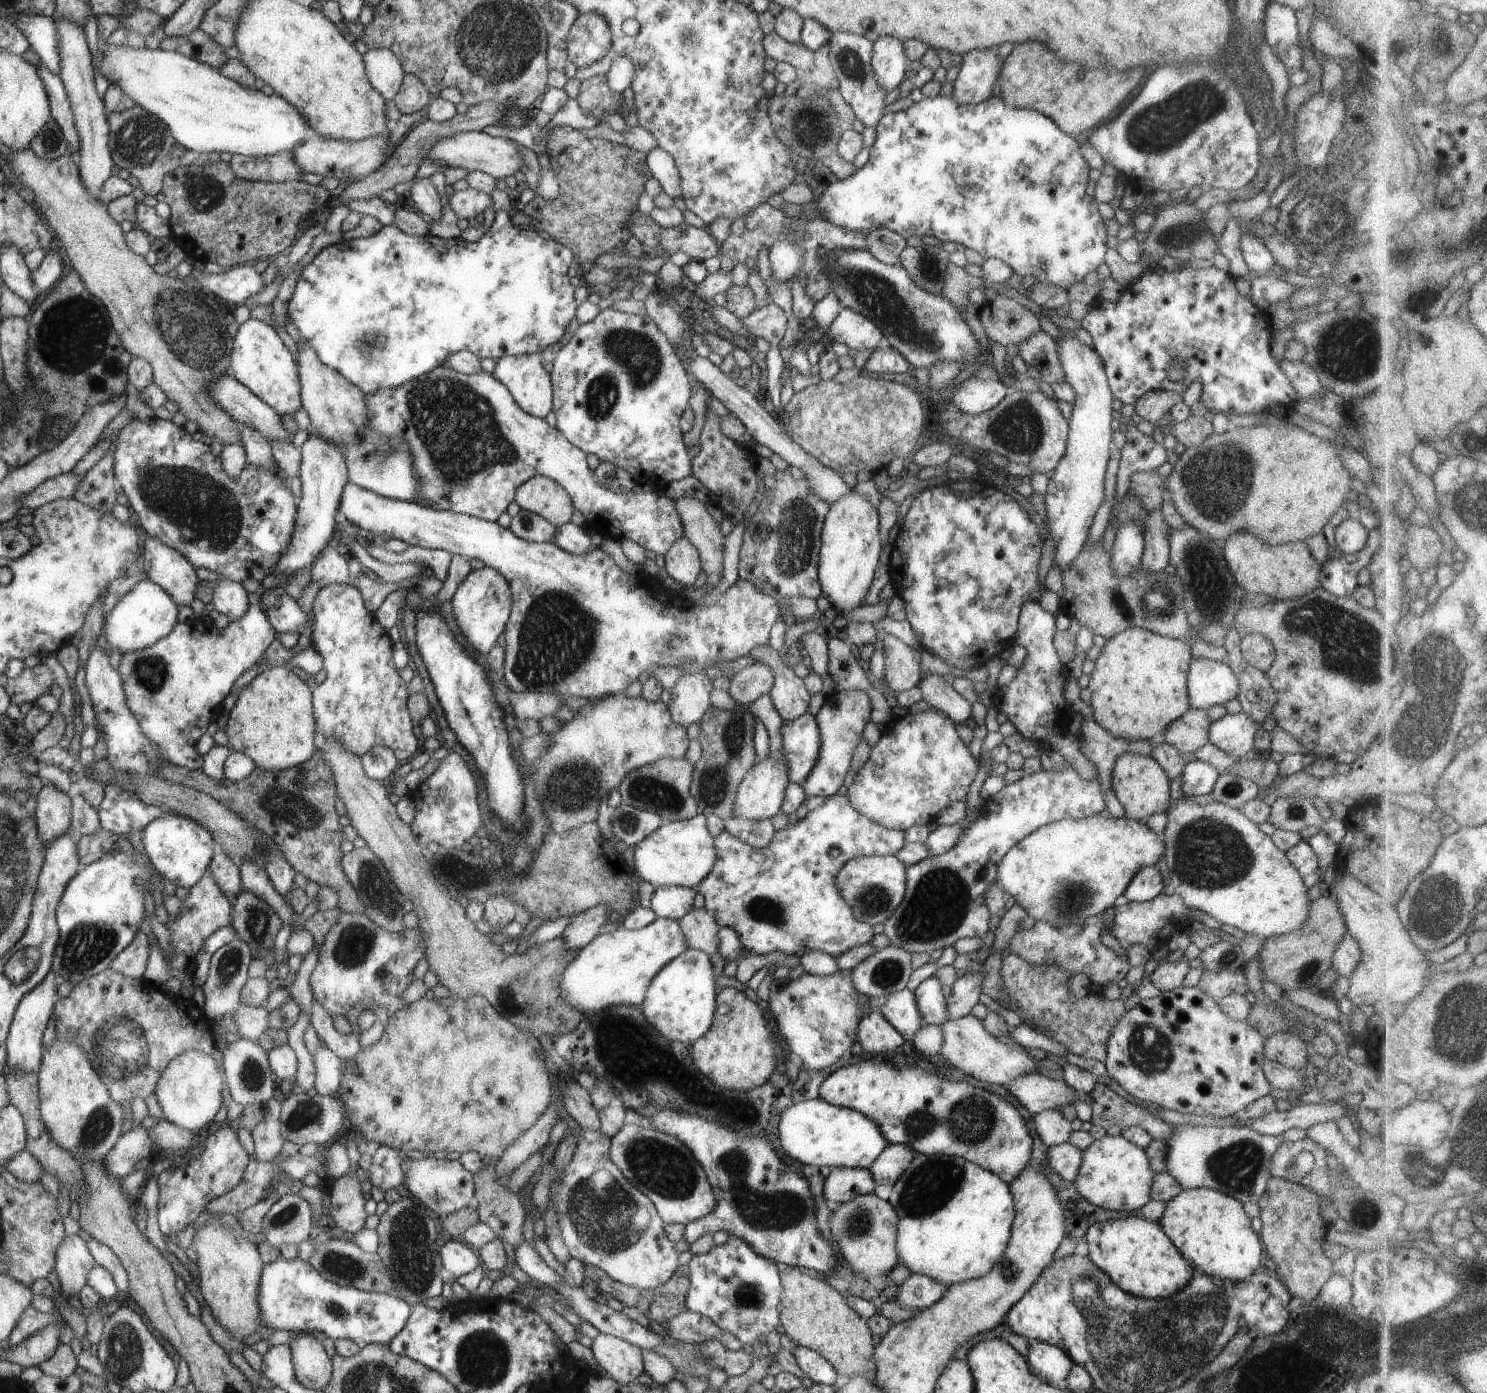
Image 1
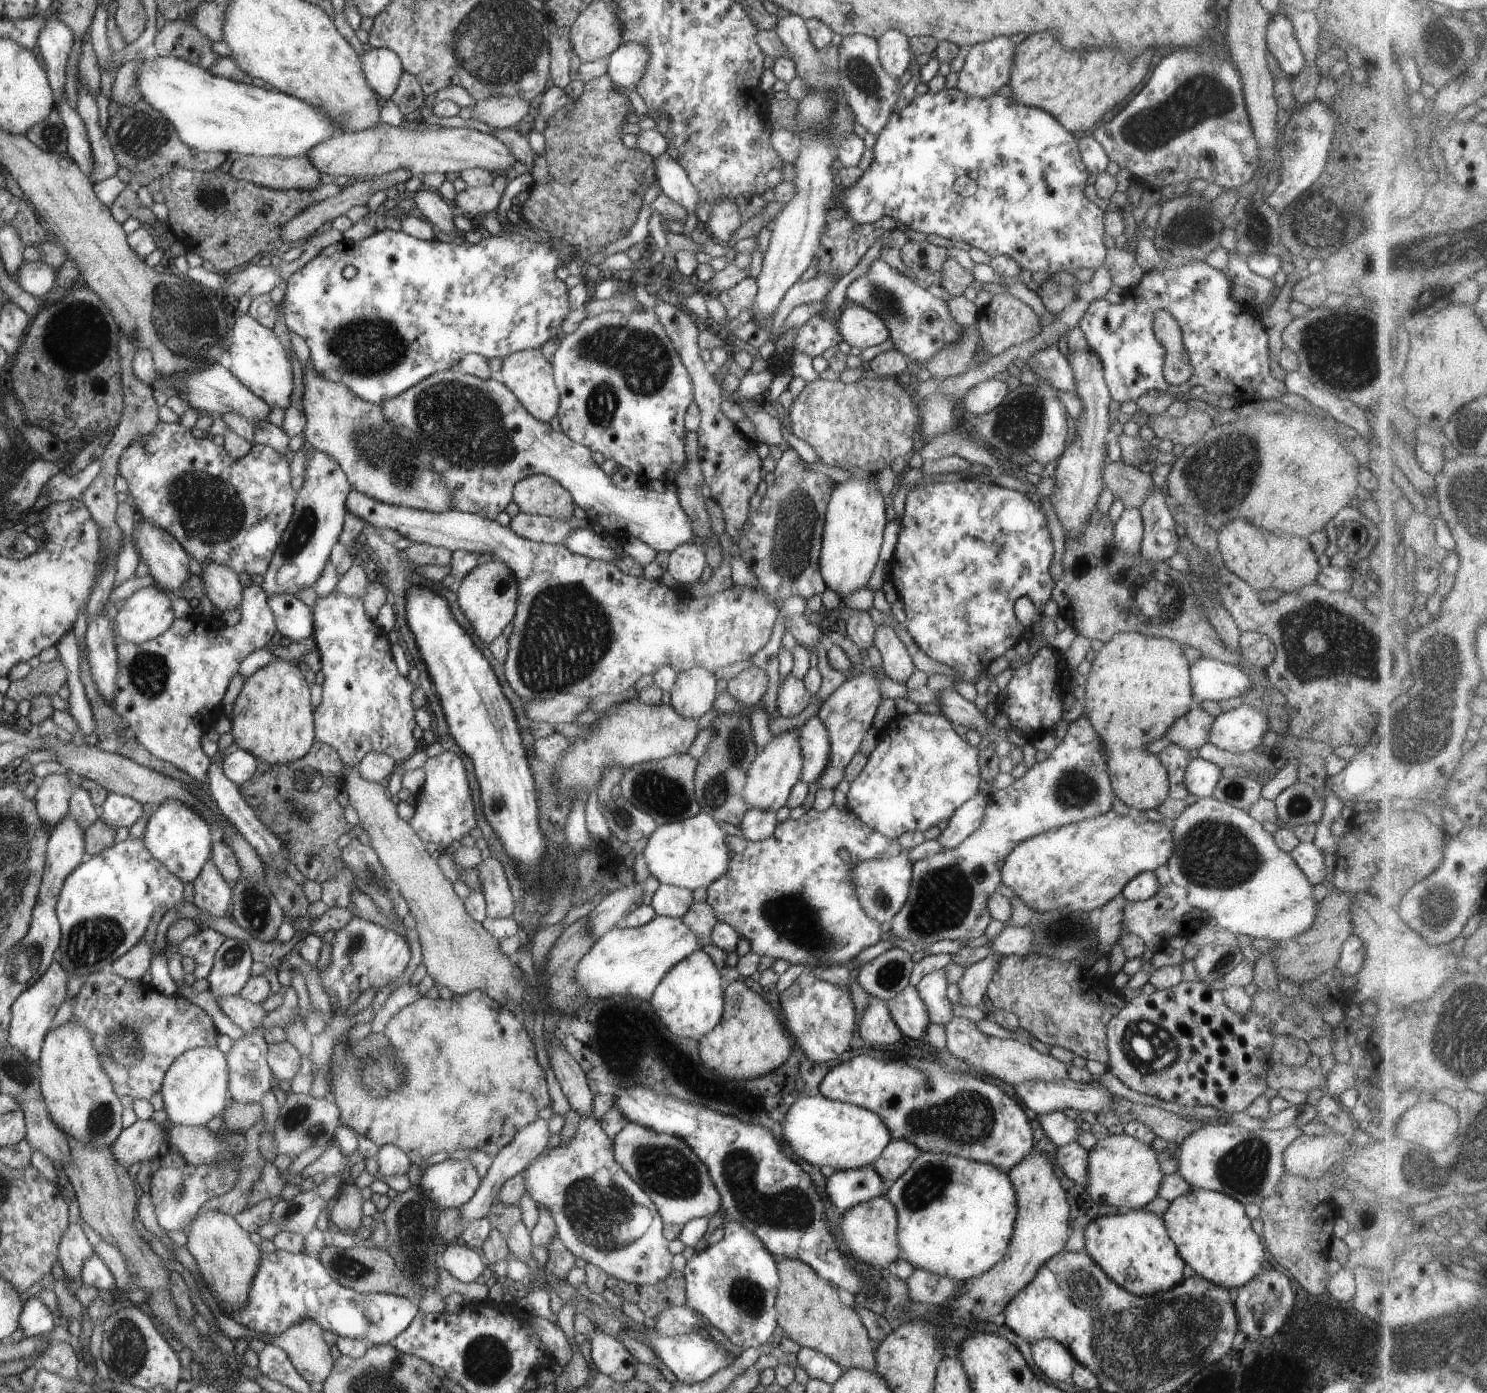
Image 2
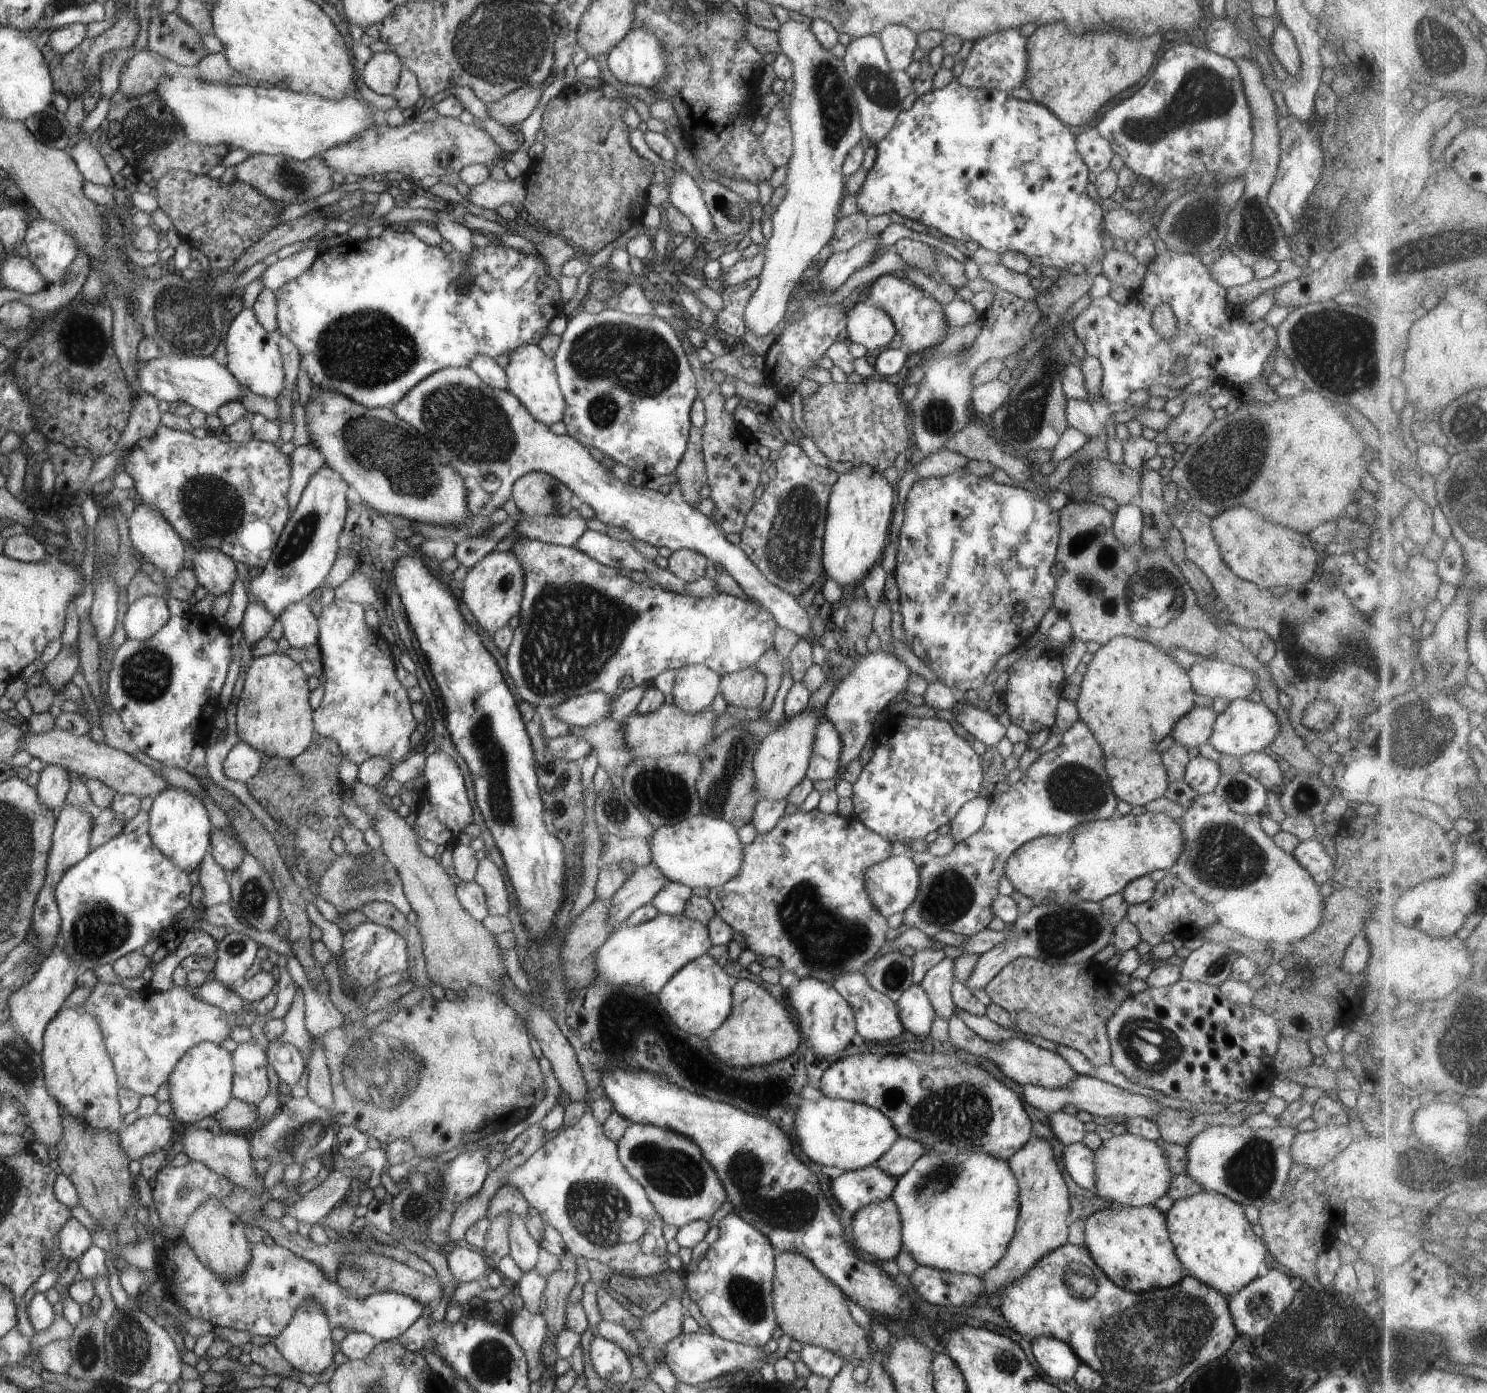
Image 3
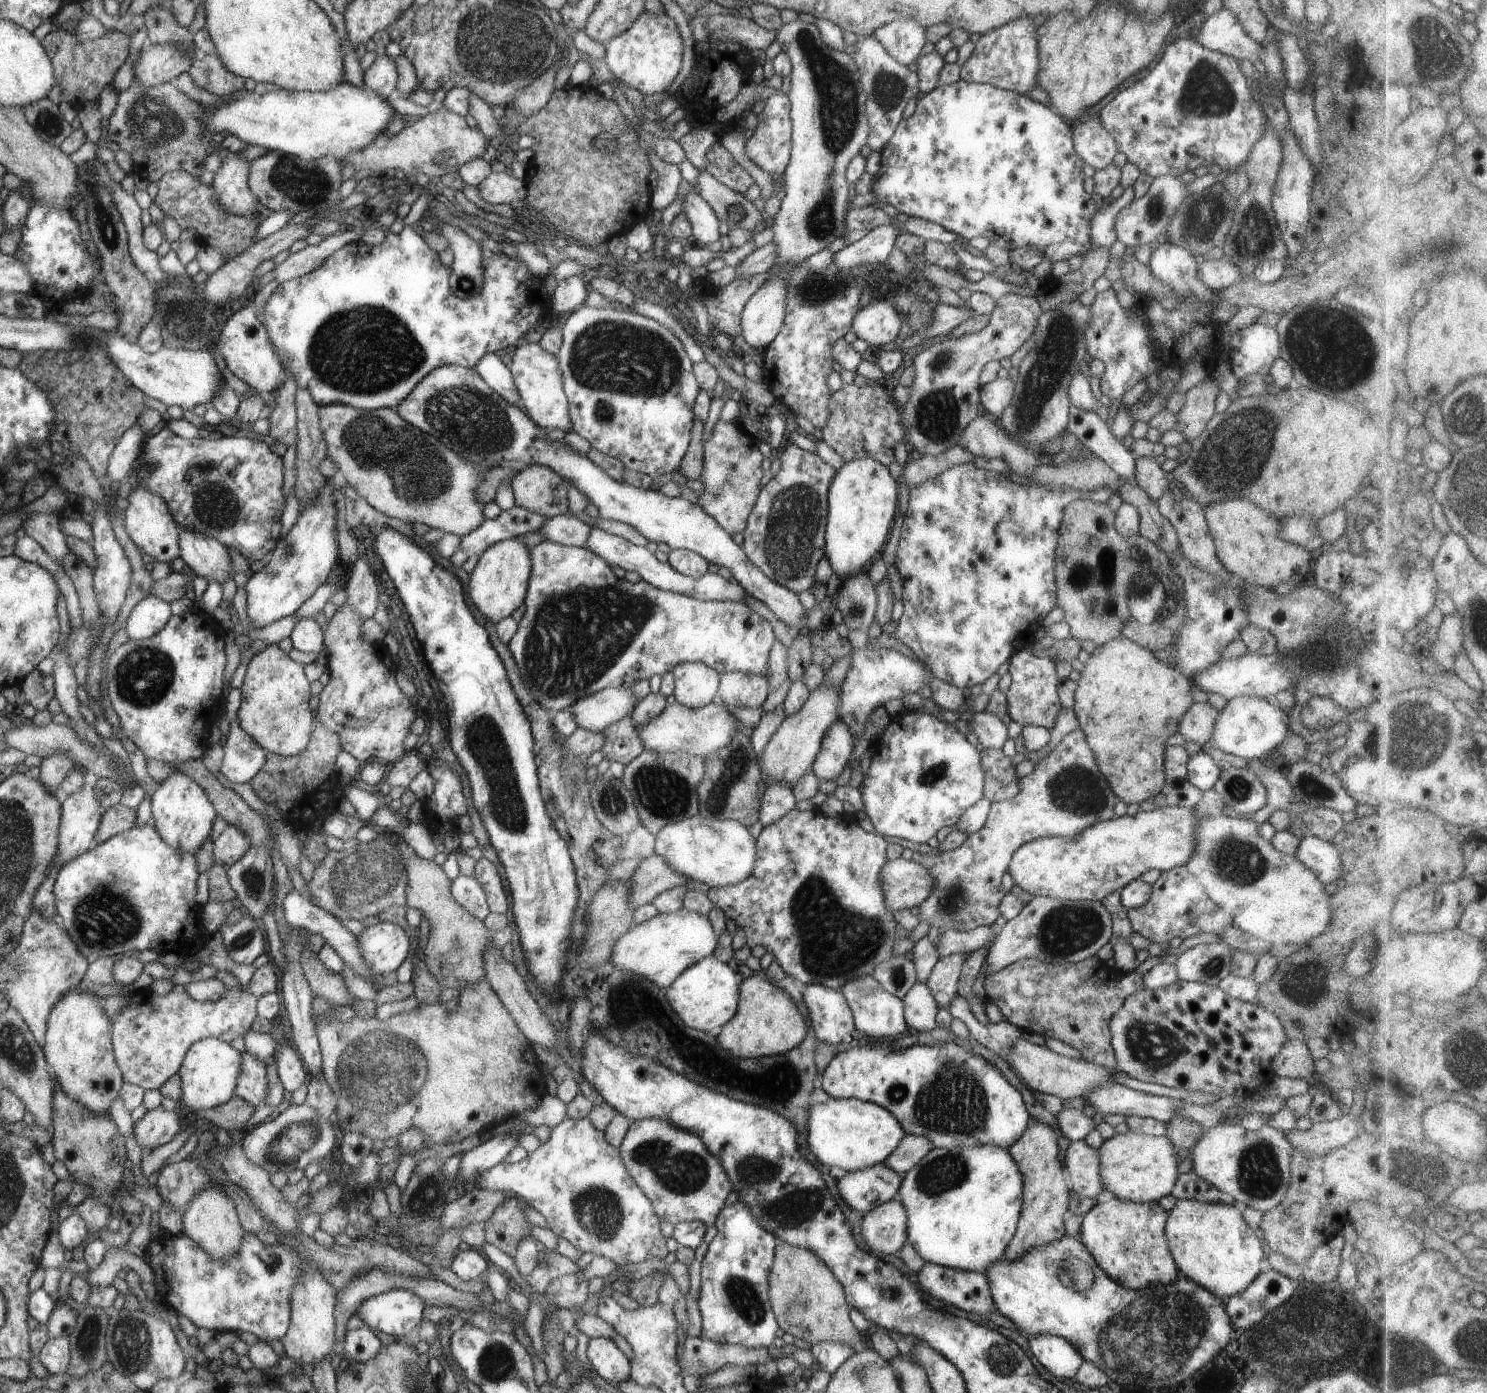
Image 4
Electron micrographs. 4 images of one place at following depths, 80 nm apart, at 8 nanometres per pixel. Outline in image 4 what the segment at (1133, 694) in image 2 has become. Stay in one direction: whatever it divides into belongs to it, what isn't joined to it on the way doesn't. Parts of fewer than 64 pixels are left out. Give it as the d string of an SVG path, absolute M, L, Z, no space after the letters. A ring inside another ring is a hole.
M1125 638L1097 646L1080 673L1073 709L1079 727L1094 751L1100 772L1106 777L1113 793L1126 804L1140 804L1148 798L1155 798L1166 782L1163 763L1166 742L1177 732L1180 719L1193 703L1191 680L1176 667L1160 661L1151 650Z

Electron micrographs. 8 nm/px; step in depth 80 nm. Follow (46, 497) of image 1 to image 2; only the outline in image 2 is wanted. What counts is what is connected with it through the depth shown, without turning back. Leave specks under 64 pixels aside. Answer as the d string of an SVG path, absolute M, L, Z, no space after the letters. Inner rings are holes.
M98 460L74 474L60 472L46 482L43 486L44 492L51 503L78 499L81 492L100 474L100 471L101 464Z

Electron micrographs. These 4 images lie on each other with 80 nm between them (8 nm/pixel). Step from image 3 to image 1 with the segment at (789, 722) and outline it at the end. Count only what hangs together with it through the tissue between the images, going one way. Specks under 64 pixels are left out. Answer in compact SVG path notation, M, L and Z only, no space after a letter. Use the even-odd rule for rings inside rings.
M783 753L778 761L771 760L768 756L762 761L756 762L738 785L732 817L759 821L771 819L775 814L778 814L784 800L783 794L790 784L787 774L787 761Z

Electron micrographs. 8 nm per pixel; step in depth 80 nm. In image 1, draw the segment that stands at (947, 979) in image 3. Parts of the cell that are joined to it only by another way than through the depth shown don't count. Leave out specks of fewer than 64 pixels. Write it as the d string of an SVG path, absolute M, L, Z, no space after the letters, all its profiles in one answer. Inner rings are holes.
M932 976L921 982L914 991L923 1025L942 1026L947 1020L946 997L940 981Z

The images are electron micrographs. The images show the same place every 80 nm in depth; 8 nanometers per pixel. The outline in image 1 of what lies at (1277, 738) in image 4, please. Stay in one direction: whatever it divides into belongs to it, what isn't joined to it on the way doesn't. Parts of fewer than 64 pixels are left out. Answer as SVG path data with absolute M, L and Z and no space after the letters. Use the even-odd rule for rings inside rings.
M1242 713L1226 714L1214 721L1209 728L1210 744L1223 750L1232 760L1254 754L1254 734L1256 724L1252 718Z

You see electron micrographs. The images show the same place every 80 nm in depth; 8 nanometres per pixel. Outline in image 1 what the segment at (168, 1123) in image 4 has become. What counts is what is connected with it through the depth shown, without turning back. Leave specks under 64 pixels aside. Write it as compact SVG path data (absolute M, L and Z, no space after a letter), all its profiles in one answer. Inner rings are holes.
M141 1124L134 1126L121 1136L121 1140L114 1145L114 1148L103 1158L108 1172L115 1179L124 1178L133 1171L134 1165L142 1158L151 1158L154 1152L148 1131L142 1128Z

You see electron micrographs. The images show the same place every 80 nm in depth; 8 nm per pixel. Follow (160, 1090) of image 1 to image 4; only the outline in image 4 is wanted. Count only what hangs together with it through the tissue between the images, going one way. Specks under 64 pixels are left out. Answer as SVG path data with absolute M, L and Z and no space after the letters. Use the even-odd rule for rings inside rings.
M208 1037L193 1043L177 1072L181 1080L180 1106L183 1105L190 1113L198 1113L225 1105L234 1095L241 1062L240 1052L220 1039Z

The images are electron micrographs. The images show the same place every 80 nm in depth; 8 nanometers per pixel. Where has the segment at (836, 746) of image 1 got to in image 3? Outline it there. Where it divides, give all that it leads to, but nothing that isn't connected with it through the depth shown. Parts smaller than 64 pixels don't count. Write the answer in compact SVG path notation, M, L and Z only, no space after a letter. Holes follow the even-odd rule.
M881 650L875 653L859 656L858 664L847 674L843 681L835 686L829 700L825 704L823 716L830 721L838 731L842 752L839 758L840 772L850 761L859 757L866 740L874 733L874 721L887 708L888 704L902 697L906 691L909 668L894 654L883 653Z

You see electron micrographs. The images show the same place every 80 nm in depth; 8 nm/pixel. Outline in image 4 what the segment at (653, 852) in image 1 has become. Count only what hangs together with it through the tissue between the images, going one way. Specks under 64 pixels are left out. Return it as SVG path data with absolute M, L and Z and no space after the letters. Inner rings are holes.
M696 815L661 828L656 834L655 854L663 857L673 871L689 879L690 883L723 887L742 882L751 873L757 857L755 840L742 823Z

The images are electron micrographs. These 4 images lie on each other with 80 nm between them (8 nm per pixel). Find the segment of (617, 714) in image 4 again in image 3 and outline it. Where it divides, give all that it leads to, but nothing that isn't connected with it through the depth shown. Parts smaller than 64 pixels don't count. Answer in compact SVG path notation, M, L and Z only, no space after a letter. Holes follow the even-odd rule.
M596 691L568 697L560 705L554 705L549 710L558 720L569 727L587 727L592 723L604 720L616 701L616 698Z

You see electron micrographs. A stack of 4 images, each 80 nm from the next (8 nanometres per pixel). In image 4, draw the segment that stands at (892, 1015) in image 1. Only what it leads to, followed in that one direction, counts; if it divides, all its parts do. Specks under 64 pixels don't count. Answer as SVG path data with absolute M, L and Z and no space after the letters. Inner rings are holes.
M926 983L914 986L901 998L907 1025L918 1032L930 1032L937 1027L939 1006Z

